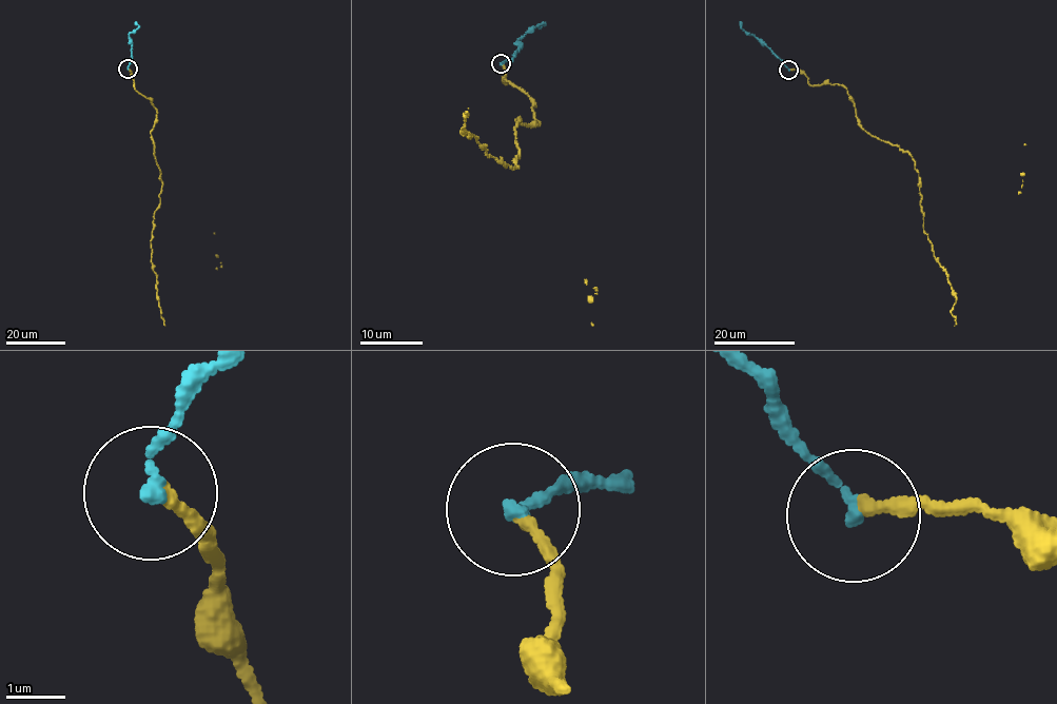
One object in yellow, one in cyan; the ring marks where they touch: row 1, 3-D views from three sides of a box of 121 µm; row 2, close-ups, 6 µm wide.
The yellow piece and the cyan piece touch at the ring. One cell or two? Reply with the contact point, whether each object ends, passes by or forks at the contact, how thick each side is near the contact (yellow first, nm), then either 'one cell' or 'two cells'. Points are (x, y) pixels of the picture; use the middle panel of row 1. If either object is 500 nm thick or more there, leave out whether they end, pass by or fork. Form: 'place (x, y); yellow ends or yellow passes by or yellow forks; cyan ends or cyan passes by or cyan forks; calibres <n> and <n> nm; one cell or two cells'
place (501, 63); yellow ends; cyan ends; calibres 180 and 200 nm; one cell

